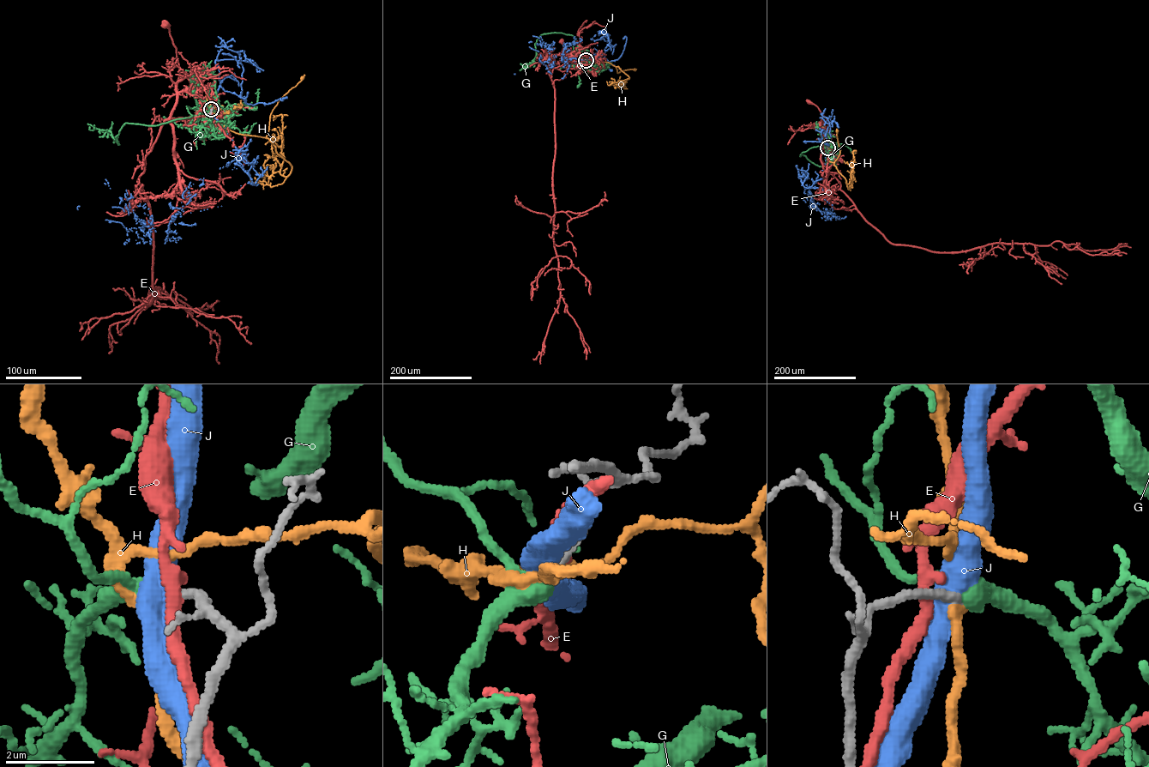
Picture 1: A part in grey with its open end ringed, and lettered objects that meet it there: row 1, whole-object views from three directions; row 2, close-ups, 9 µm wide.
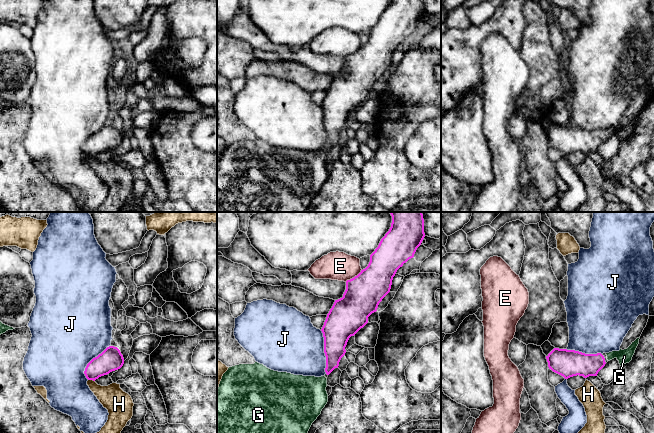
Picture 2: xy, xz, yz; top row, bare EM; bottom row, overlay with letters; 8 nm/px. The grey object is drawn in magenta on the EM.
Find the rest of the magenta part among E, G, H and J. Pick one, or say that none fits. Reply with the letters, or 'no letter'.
G

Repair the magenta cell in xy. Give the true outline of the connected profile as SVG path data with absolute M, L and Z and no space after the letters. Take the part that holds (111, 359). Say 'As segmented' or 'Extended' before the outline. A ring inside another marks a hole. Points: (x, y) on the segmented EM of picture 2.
As segmented. M109 346L87 364L84 374L88 380L95 381L101 376L120 369L123 364L124 358L120 350Z

